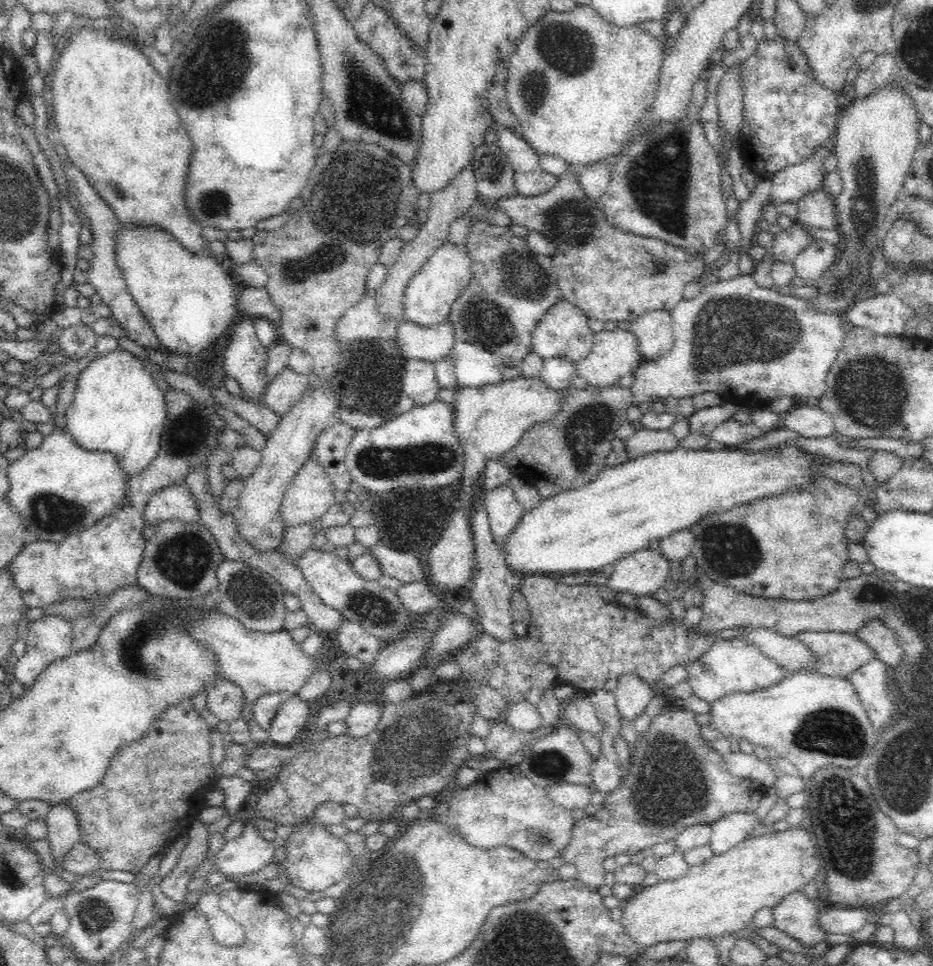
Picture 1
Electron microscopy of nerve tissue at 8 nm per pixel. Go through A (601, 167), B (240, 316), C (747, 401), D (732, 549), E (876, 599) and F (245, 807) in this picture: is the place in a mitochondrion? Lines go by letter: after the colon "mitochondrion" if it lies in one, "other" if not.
A: other
B: other
C: other
D: mitochondrion
E: mitochondrion
F: other

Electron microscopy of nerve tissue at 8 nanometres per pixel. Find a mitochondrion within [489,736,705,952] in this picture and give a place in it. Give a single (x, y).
(547, 775)

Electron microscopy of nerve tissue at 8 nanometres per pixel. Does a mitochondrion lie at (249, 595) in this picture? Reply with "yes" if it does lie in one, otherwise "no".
yes

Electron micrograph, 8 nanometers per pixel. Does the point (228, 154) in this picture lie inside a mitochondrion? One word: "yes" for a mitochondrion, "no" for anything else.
no

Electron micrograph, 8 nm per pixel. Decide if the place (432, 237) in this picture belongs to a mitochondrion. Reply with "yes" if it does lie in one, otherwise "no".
no

